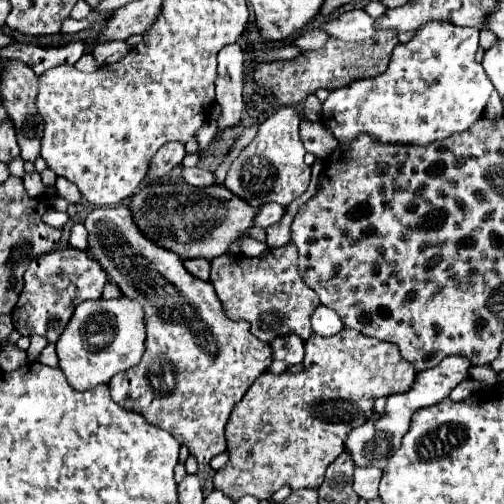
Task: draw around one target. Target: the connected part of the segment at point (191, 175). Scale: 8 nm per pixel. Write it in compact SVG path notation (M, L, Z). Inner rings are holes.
M182 167L182 177L188 185L194 185L194 187L210 187L210 185L216 185L216 177L212 171L206 171L206 169L200 169L200 167Z

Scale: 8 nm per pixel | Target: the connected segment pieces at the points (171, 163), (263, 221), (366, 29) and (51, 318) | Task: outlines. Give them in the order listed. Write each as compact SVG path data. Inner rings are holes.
M176 141L166 143L152 157L152 163L148 167L148 179L152 181L156 177L166 175L170 169L174 169L174 167L178 167L182 163L184 155L186 155L186 151L184 151L184 145L182 143L176 143Z
M268 203L260 209L260 213L256 215L254 219L254 225L256 227L268 227L268 225L274 225L282 219L282 215L286 213L286 205L280 205L280 203Z
M362 9L342 13L326 23L322 23L320 29L324 29L328 35L342 39L342 41L364 41L376 33L374 19Z
M74 247L54 249L48 255L34 259L24 273L24 289L12 311L14 329L20 335L42 335L48 339L48 343L56 343L78 303L102 297L102 289L108 281L106 277L108 275L100 269L98 263L90 261ZM58 269L62 269L62 275Z

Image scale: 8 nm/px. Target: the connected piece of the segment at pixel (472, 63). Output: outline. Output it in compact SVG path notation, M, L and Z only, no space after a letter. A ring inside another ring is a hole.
M426 23L416 37L394 49L392 61L380 77L358 79L348 87L330 91L322 103L320 123L332 131L340 143L358 135L370 135L388 145L430 145L448 135L466 131L482 117L494 91L474 55L478 51L478 29L450 23Z

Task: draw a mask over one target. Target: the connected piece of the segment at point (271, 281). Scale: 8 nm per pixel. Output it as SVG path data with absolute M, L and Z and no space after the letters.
M294 243L278 249L266 249L258 257L222 255L212 261L210 283L214 285L218 299L224 303L224 311L232 319L248 321L252 335L264 343L272 343L272 339L292 333L306 341L314 333L310 317L320 301L298 273L298 251Z

